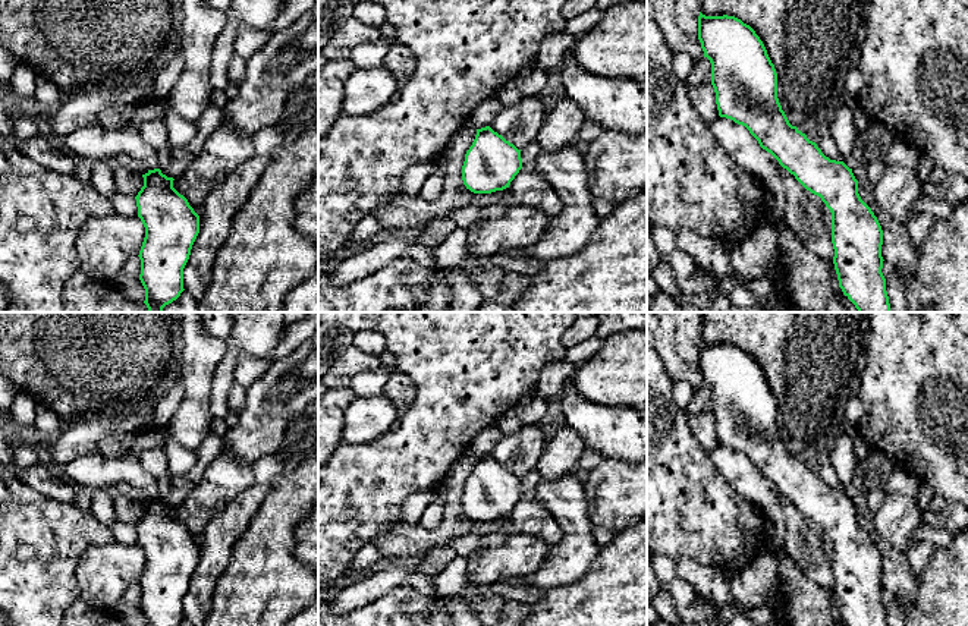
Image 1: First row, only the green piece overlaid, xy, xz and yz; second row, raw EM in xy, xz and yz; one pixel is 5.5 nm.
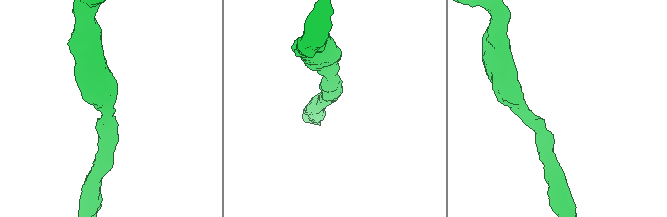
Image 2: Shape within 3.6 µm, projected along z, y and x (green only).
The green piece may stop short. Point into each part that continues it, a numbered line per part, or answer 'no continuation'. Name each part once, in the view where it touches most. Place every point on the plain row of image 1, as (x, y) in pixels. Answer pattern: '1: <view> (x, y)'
no continuation

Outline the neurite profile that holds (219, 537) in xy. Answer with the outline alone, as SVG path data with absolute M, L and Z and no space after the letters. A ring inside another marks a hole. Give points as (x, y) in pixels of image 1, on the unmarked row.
M267 454L254 466L254 482L204 528L199 540L199 561L183 597L183 617L202 626L211 607L219 578L227 567L236 541L249 526L273 482L283 474L285 454Z

